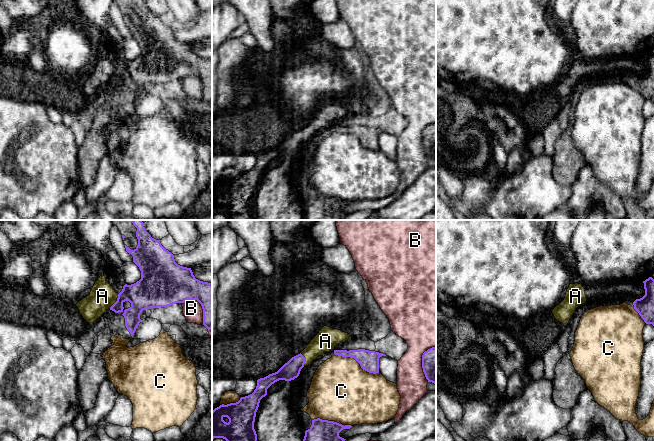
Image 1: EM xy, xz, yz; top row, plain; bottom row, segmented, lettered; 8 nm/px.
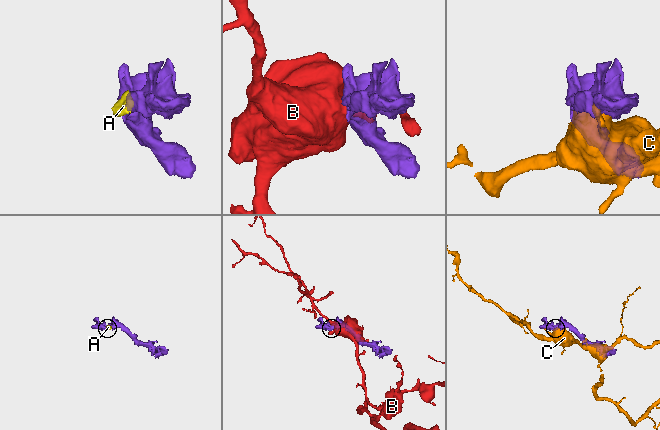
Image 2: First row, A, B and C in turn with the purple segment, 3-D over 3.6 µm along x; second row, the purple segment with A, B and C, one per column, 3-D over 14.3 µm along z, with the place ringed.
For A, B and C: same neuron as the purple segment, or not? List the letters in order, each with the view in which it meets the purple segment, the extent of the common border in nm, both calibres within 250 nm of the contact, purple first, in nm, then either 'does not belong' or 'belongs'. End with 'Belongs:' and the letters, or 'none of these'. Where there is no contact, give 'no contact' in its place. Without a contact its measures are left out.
A: xy | 140 nm | 240/200 nm | belongs
B: xz | 300 nm | 220/320 nm | does not belong
C: xz | 400 nm | 160/460 nm | does not belong
Belongs: A

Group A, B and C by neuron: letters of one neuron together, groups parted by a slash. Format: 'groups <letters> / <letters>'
groups A / B / C

